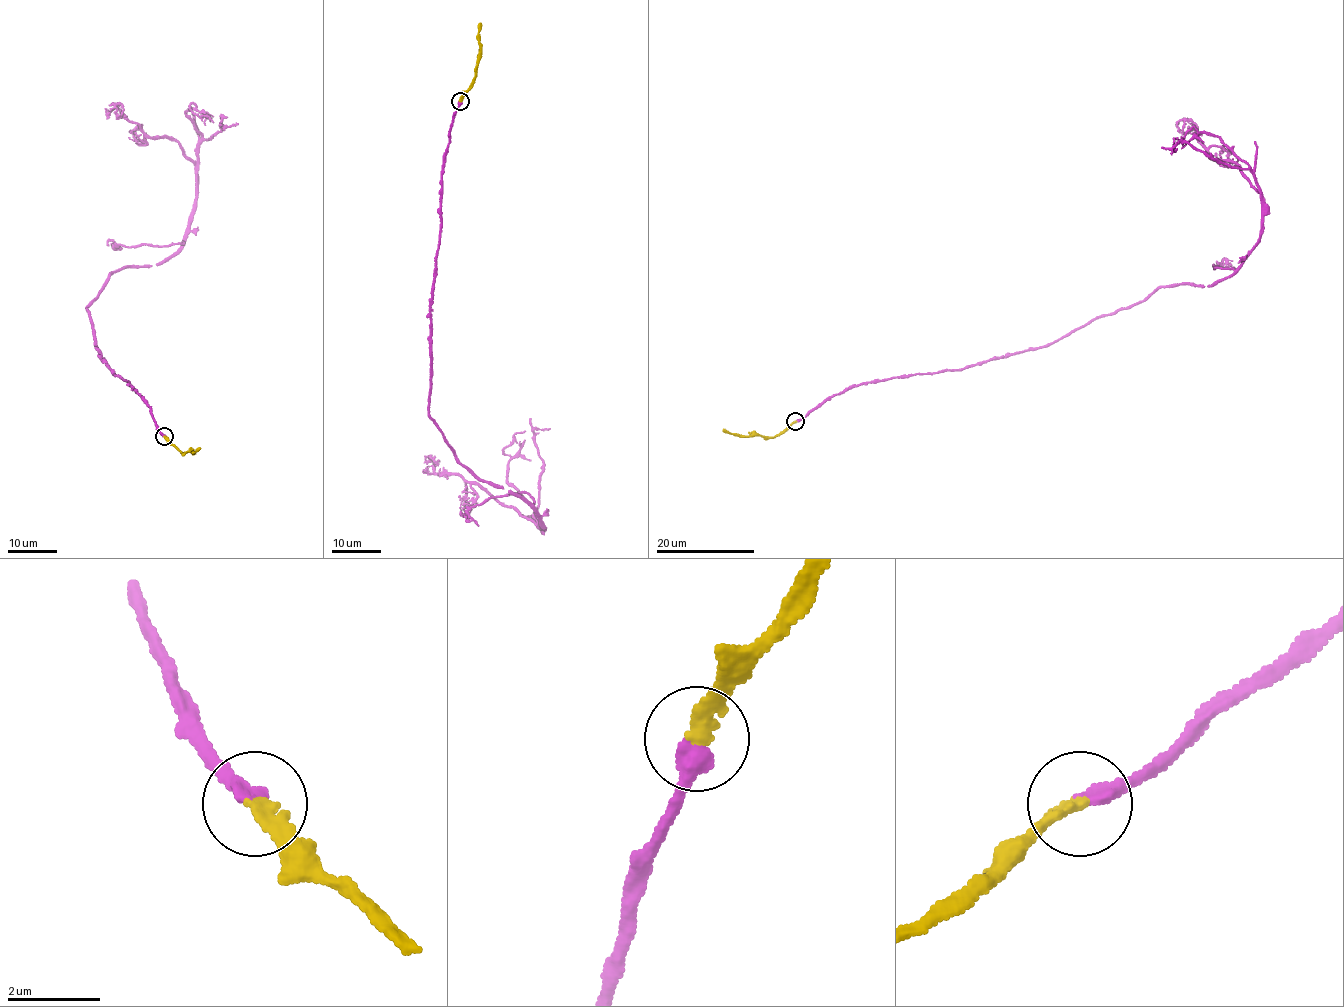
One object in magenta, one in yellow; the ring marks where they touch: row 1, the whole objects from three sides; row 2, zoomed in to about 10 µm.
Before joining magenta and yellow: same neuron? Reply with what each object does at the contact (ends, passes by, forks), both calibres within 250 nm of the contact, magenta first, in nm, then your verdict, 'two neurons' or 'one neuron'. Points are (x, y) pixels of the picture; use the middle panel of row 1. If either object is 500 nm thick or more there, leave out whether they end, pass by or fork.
magenta ends there; yellow ends there; 320 nm thick on the magenta side, 280 nm on the other; one neuron

